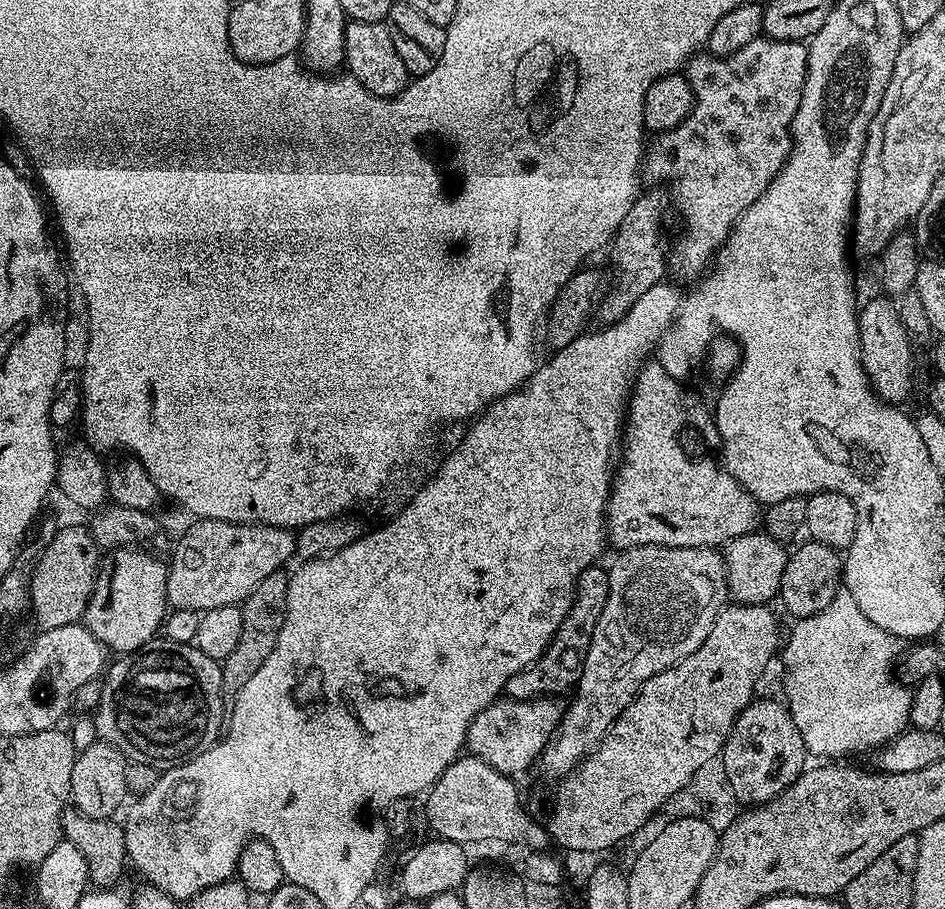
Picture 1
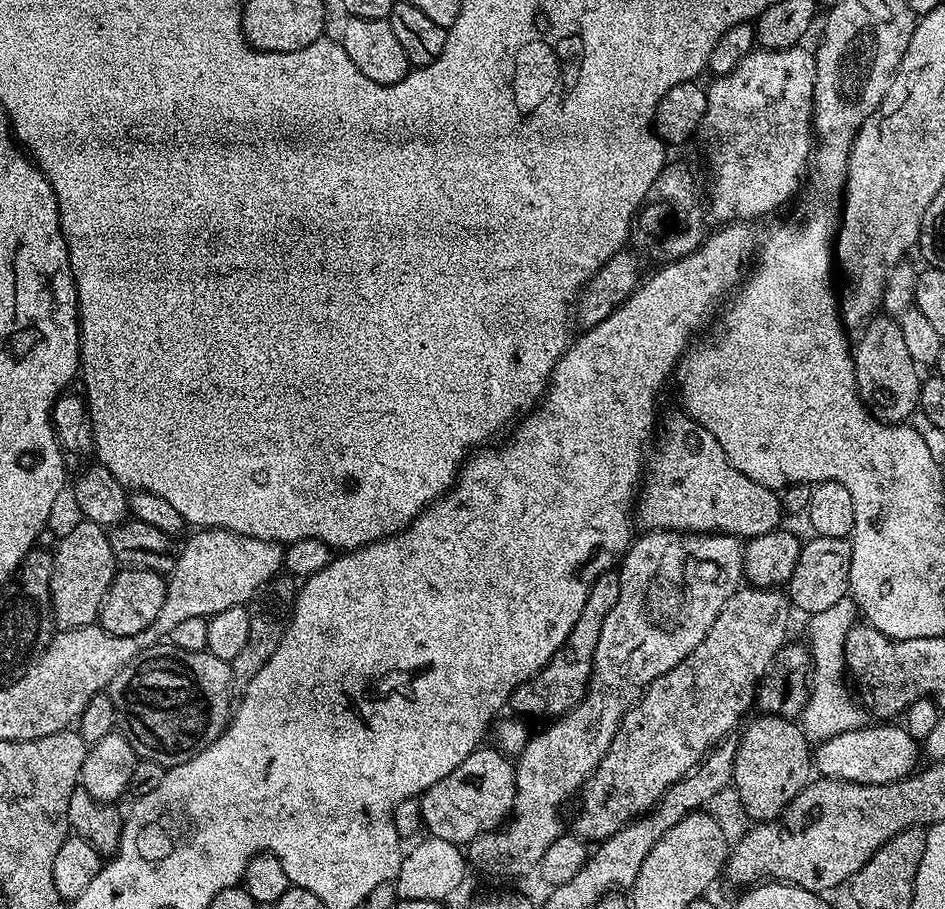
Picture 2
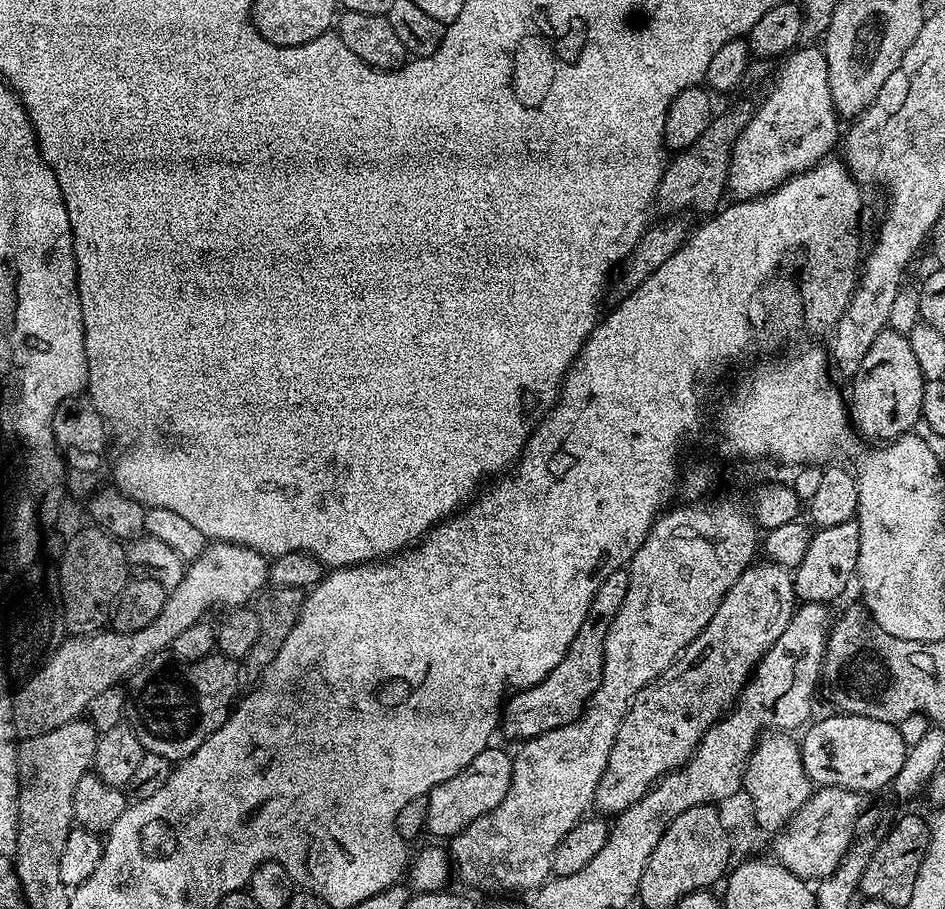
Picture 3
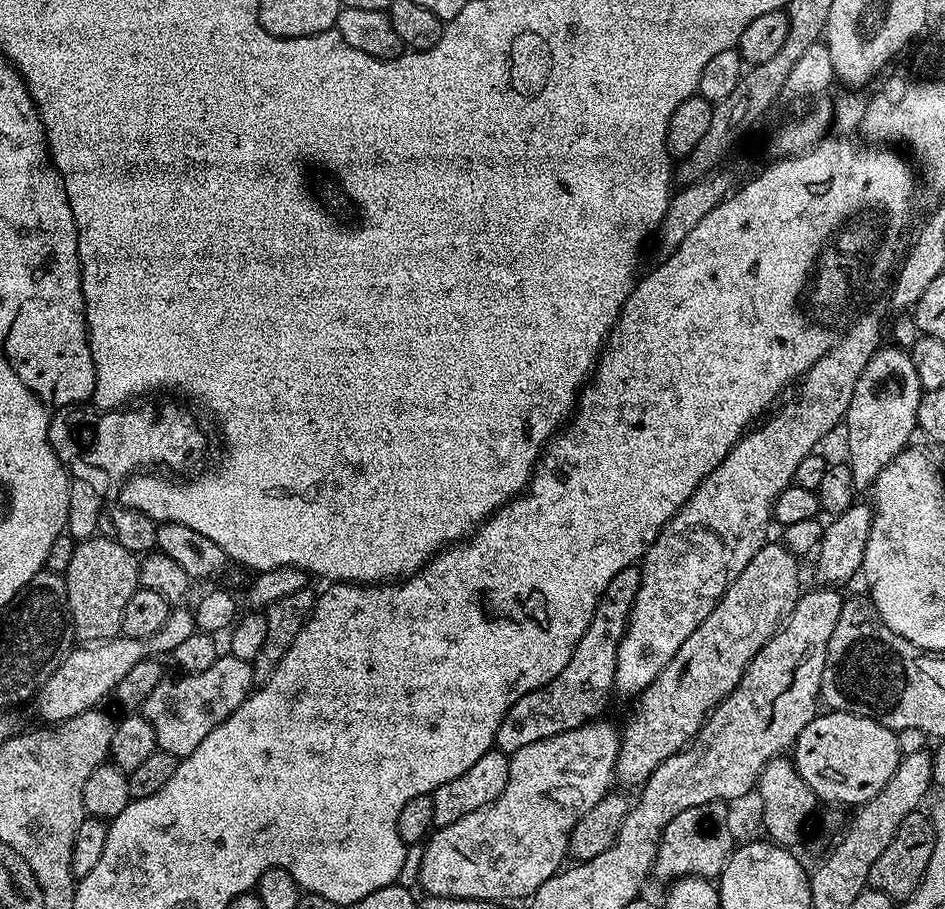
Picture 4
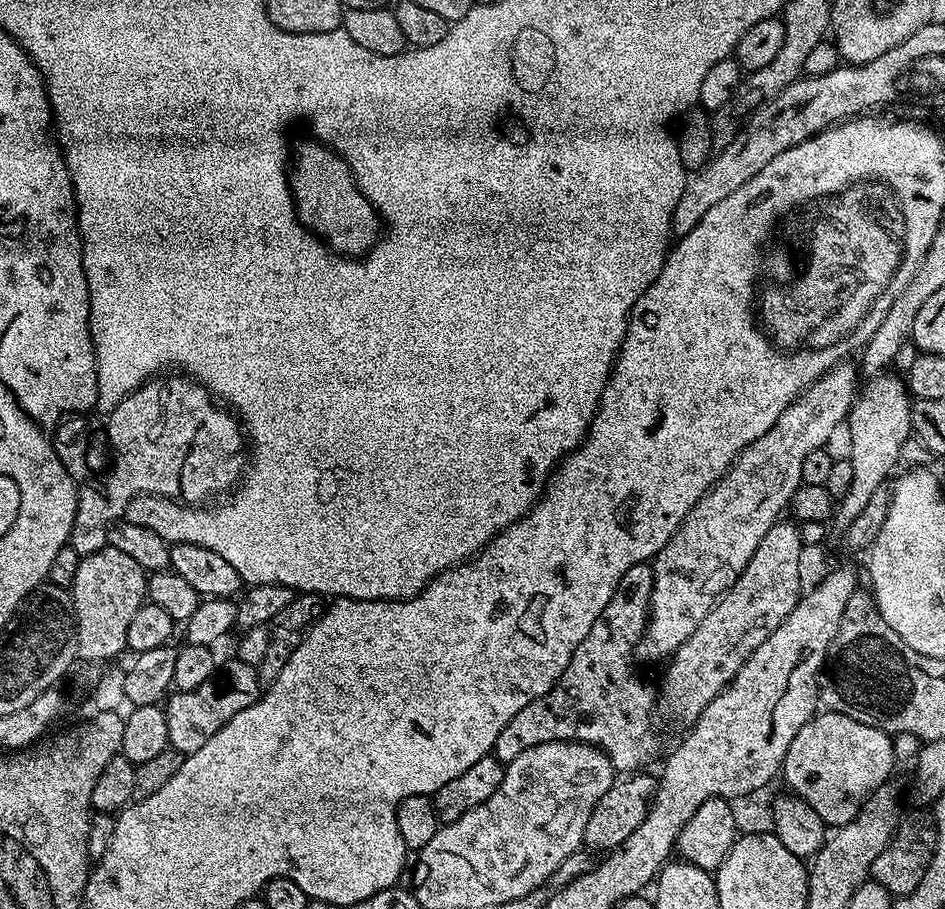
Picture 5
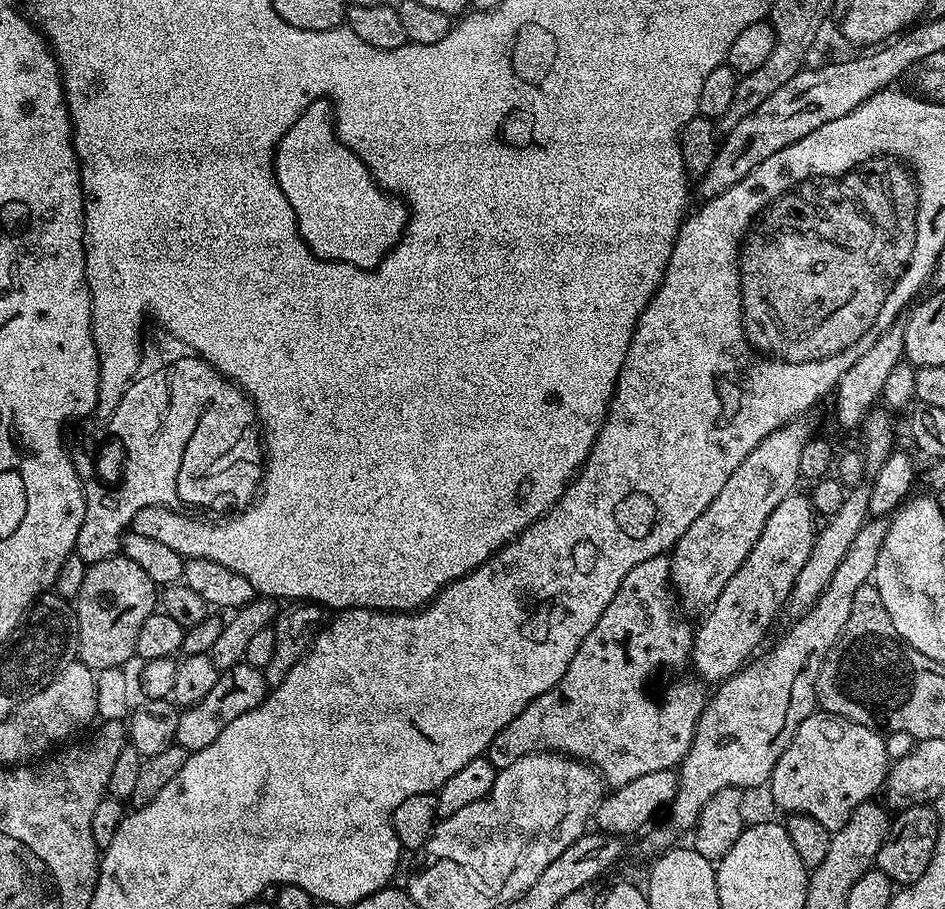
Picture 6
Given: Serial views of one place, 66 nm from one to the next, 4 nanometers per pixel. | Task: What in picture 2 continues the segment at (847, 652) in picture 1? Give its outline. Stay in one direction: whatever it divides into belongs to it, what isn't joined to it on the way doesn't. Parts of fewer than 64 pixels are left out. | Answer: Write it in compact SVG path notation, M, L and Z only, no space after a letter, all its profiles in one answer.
M845 598L834 602L834 606L826 610L811 613L809 620L812 621L808 624L806 647L812 654L812 666L808 701L802 713L802 727L809 741L819 742L851 728L859 728L865 723L865 713L861 705L853 697L853 701L848 697L849 685L846 683L844 666L846 634L852 629L852 625L857 623L858 609L856 603L850 598Z

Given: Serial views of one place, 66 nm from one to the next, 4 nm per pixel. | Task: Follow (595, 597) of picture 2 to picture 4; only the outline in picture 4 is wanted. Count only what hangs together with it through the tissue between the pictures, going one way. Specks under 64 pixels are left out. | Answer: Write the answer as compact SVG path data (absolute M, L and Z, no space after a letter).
M639 567L618 570L618 574L610 578L610 586L606 586L590 618L590 626L586 626L586 634L582 634L578 646L574 646L570 662L562 666L562 674L558 674L558 678L554 678L549 684L543 684L538 690L518 698L518 702L510 706L506 718L502 718L495 743L499 751L511 754L522 750L522 746L554 738L566 730L581 728L584 724L591 724L603 717L600 715L608 704L608 695L613 695L616 683L618 646L624 631L628 629L628 615L632 612L639 589Z

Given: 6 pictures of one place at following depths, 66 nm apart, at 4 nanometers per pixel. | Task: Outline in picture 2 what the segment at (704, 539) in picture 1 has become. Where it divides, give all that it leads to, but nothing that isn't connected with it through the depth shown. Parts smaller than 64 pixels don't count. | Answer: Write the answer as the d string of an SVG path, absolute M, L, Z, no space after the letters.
M680 410L670 413L665 420L663 417L655 444L656 453L647 457L646 471L634 501L634 520L639 527L641 524L641 529L657 532L723 532L726 536L751 538L769 534L781 527L780 516L785 515L781 493L746 478L742 470L734 470L718 438L714 438L714 434L710 434L710 430L701 426L698 420L693 420Z

